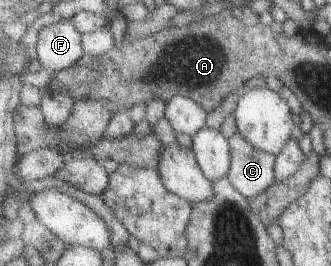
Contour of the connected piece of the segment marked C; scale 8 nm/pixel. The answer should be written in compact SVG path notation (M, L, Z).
M241 133L229 139L232 157L228 179L247 198L263 193L275 183L277 157L253 147Z

